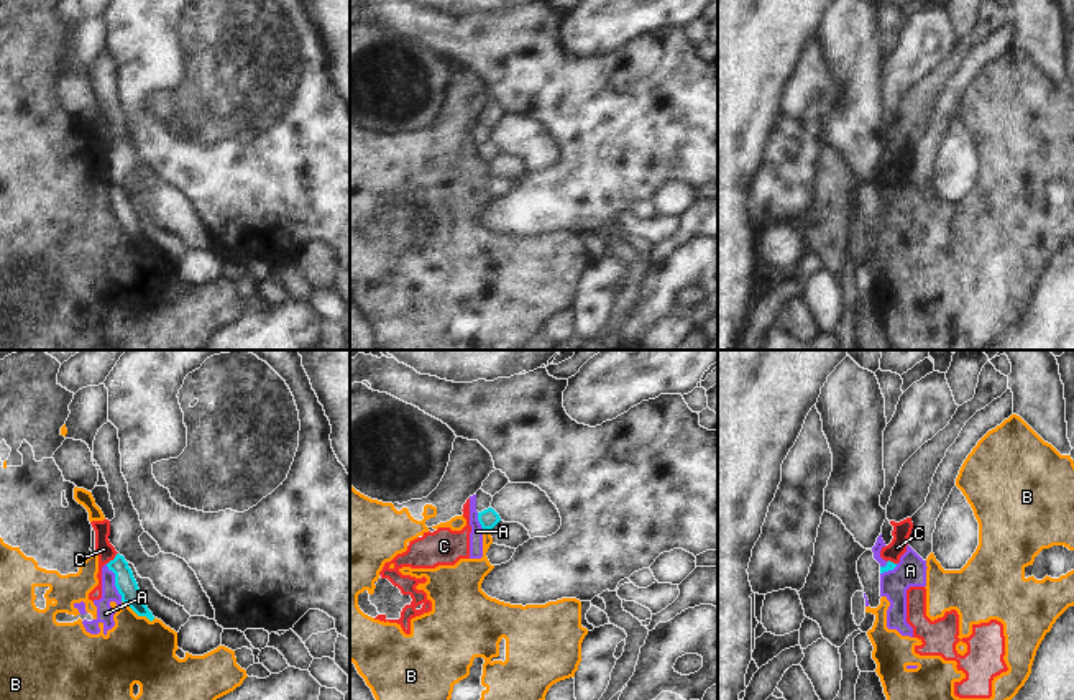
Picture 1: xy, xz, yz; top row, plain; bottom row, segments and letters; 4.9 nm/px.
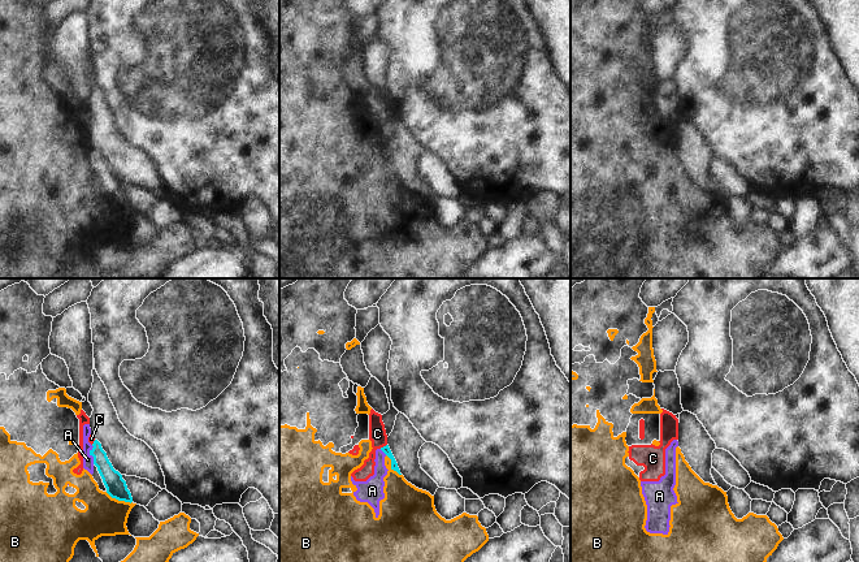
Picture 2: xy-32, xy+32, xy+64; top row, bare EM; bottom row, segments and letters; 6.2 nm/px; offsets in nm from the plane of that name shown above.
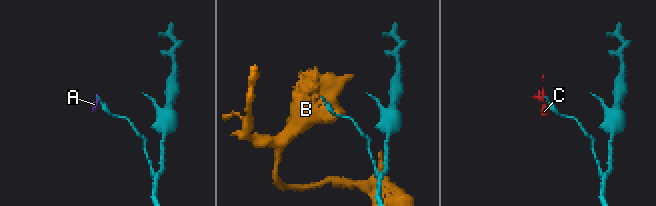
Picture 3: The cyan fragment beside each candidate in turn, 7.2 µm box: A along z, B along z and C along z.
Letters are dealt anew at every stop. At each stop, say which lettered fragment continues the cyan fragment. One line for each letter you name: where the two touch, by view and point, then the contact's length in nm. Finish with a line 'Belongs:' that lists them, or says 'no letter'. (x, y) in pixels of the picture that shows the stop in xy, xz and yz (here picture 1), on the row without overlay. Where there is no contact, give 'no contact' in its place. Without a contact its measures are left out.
Belongs: no letter

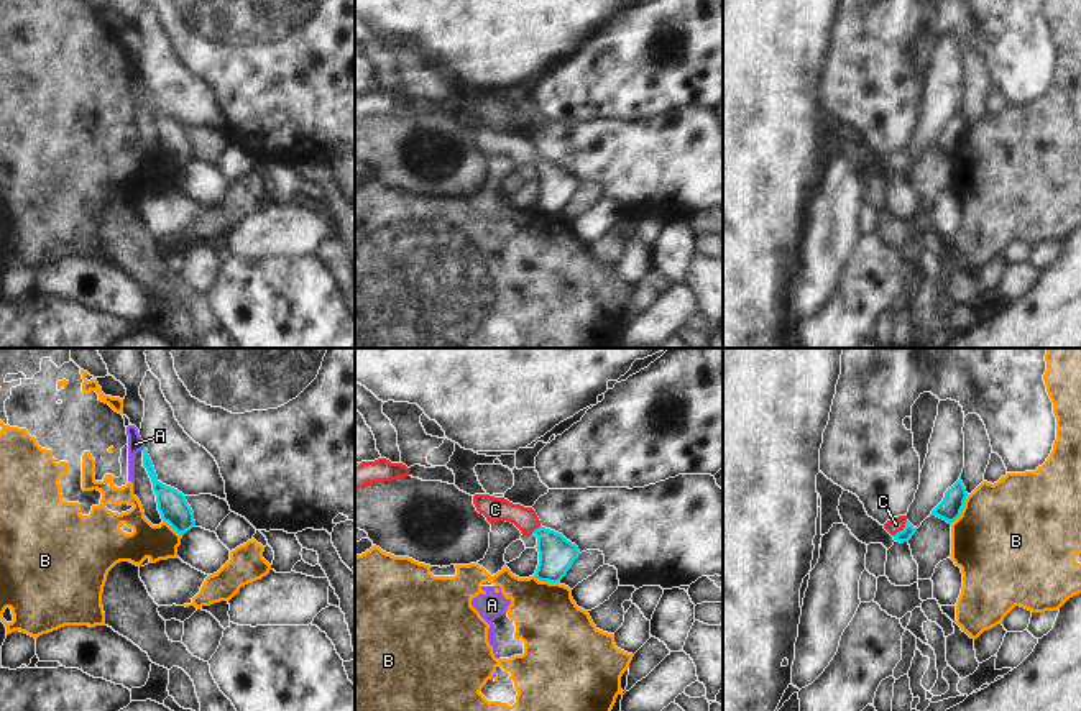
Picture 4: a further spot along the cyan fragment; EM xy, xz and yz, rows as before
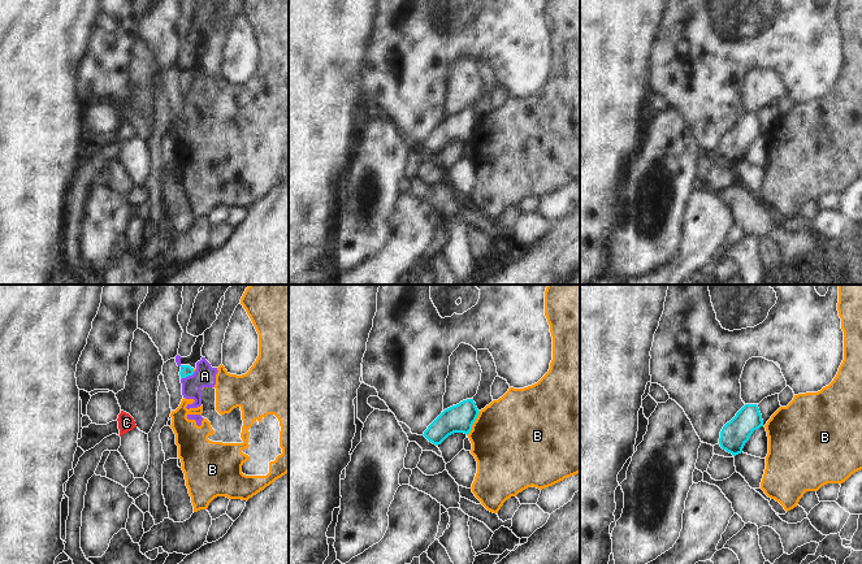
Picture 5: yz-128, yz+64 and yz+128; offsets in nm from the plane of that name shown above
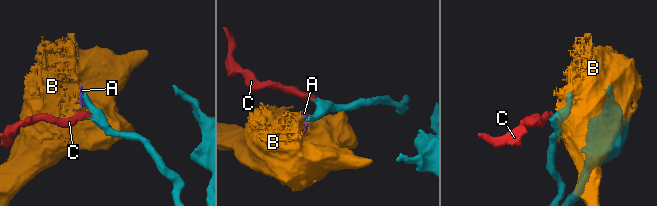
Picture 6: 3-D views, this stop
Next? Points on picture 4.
C: contact yz (901, 163); length 110 nm
Belongs: C

